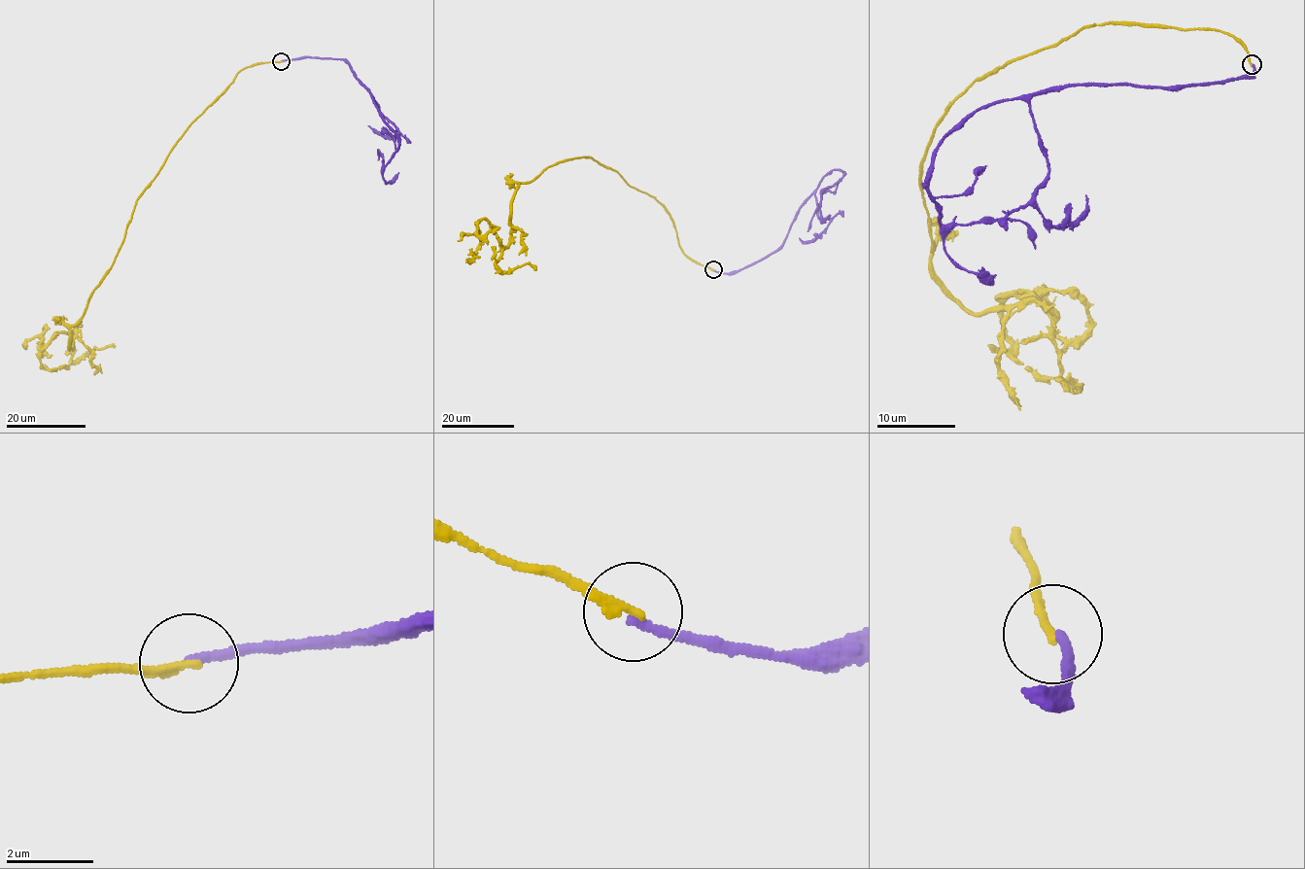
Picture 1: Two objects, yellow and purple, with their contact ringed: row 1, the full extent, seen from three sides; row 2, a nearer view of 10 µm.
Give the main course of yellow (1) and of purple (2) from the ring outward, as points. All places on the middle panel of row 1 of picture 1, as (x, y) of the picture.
1: (714, 269), (684, 254), (664, 204), (582, 156), (519, 183), (508, 244), (483, 219), (470, 261), (471, 248)
2: (714, 270), (735, 273), (776, 250), (800, 206), (822, 177), (841, 170), (841, 178), (823, 190), (807, 230)

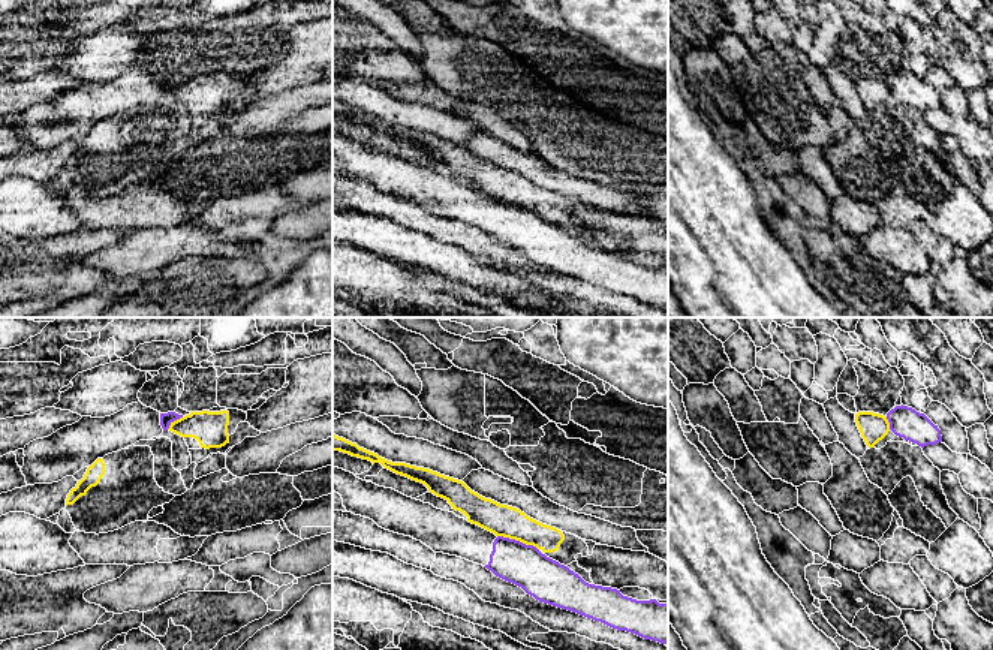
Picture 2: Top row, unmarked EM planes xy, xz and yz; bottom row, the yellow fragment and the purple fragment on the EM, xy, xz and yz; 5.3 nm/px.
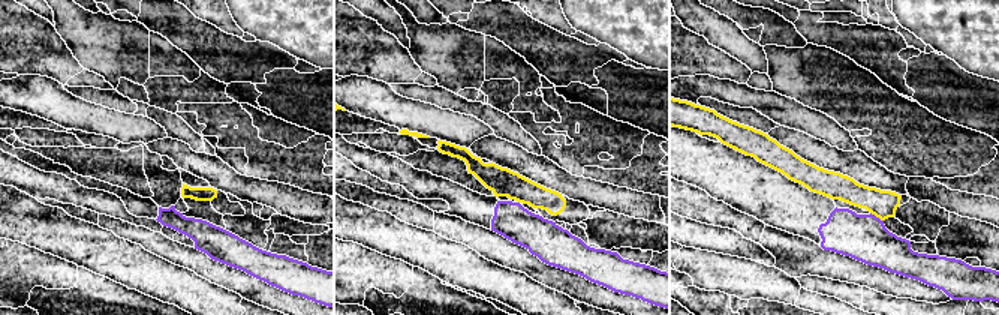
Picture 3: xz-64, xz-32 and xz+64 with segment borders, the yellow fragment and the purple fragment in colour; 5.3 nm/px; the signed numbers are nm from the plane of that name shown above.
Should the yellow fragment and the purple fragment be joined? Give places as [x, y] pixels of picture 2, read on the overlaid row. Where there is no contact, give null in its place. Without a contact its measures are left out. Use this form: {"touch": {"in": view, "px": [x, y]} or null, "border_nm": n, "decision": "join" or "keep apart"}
{"touch": {"in": "xz", "px": [518, 539]}, "border_nm": 240, "decision": "keep apart"}

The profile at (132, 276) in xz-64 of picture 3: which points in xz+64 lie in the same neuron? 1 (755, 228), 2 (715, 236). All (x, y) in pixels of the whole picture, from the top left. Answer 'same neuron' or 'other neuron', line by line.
1: other neuron
2: same neuron

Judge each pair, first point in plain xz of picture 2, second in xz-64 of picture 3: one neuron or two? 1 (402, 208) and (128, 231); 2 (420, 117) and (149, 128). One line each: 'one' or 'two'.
1: one
2: one

